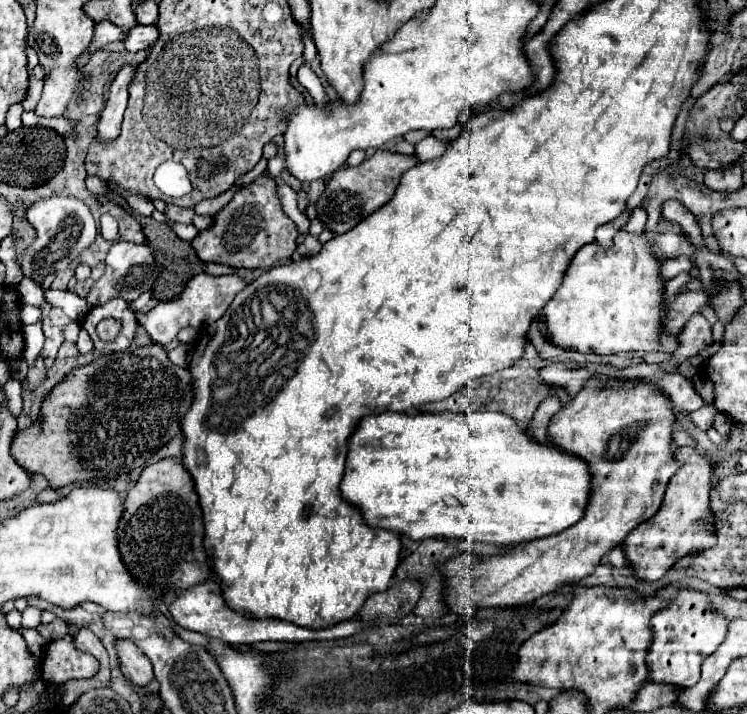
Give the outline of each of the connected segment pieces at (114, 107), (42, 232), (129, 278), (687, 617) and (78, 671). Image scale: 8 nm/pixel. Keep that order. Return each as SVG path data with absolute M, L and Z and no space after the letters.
M127 65L123 67L111 89L109 89L109 97L107 97L107 103L105 103L105 109L99 117L99 125L97 125L97 139L101 143L109 143L113 139L119 137L121 133L121 121L123 121L123 111L125 111L125 105L127 105L127 85L129 81L133 79L133 73L137 71L135 65Z
M53 195L47 199L39 199L27 209L27 221L35 229L35 241L23 253L21 273L35 281L37 281L37 275L45 277L49 273L67 269L71 265L71 261L83 249L87 249L97 237L97 225L95 225L95 219L93 219L89 207L75 197Z
M115 243L105 259L105 273L93 283L91 291L87 293L85 301L89 309L95 309L99 305L105 305L111 299L125 299L127 303L135 301L141 293L149 291L153 287L153 281L157 279L157 265L151 247L147 245L135 245L135 243Z
M689 589L677 591L669 605L659 609L651 617L653 641L645 657L645 663L649 667L649 681L675 685L679 689L697 685L697 681L701 679L701 663L725 641L727 627L729 619L713 607L707 595Z
M67 635L49 643L45 659L41 661L41 671L47 683L59 687L69 679L93 677L99 671L99 661L93 655L75 649L73 637Z

